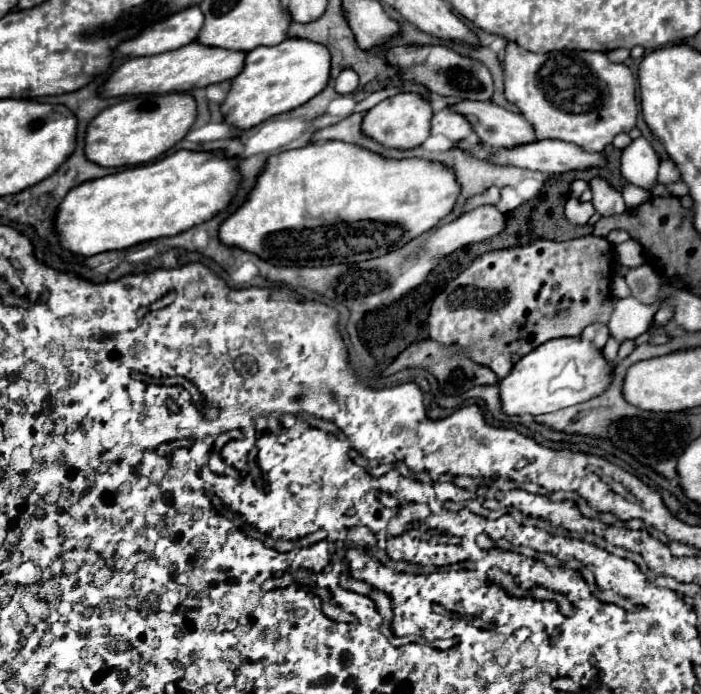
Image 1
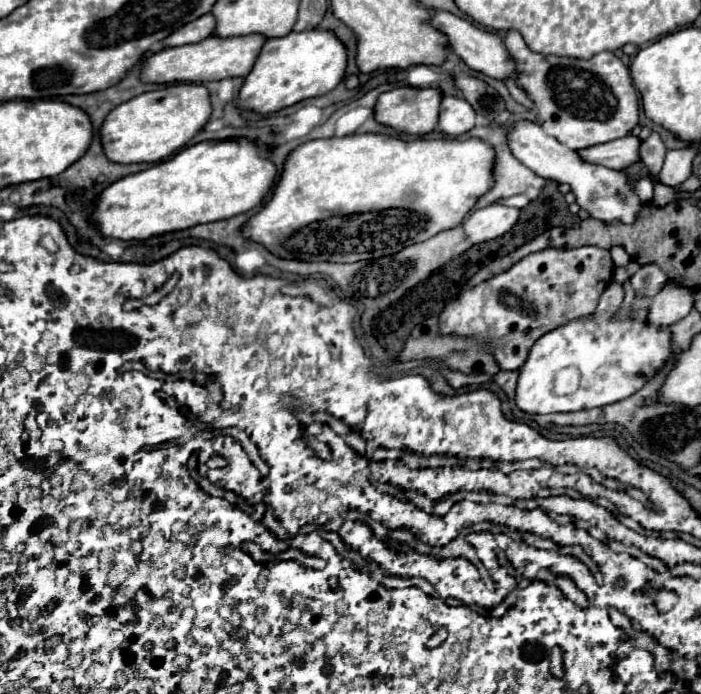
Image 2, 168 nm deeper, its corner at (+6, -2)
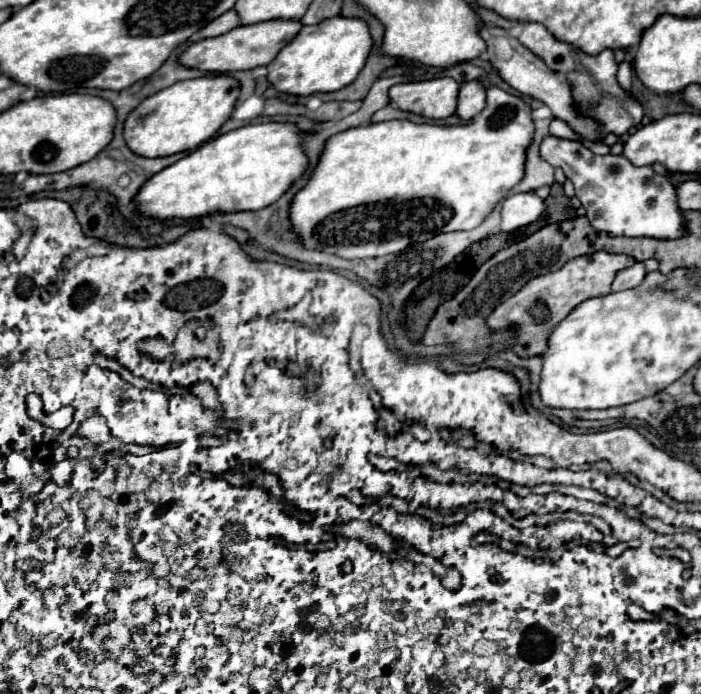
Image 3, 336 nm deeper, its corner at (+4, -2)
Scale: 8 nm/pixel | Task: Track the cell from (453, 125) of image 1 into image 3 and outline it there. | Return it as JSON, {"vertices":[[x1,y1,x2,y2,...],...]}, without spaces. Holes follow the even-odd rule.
{"vertices":[[481,82,461,84,455,114,467,122,473,116,477,116,483,110,483,106,485,106,485,84,481,84]]}

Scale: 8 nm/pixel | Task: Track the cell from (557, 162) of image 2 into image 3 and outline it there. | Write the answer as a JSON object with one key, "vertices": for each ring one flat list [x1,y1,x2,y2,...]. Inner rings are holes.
{"vertices":[[545,136,539,144,541,158,553,168,561,168,575,186,575,196,587,210,591,226,611,236,651,236,651,238,679,238,683,234,681,210,675,202,675,188,671,182,655,174,651,166,633,166,623,156,599,156,579,142]]}

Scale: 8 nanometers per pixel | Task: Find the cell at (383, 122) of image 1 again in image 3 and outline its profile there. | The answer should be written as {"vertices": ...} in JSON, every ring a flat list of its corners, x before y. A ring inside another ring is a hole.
{"vertices":[[453,78,397,84,389,90,389,100,403,112,413,112,431,120,443,120,457,108,459,86,461,84]]}

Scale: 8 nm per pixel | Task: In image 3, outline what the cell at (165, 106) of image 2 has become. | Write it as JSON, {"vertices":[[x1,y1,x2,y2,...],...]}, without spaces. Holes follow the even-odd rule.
{"vertices":[[201,76,177,82,145,98,129,112,123,124,125,144,143,158,161,158,193,150,217,134,223,122,231,116,237,96,239,82,231,76]]}

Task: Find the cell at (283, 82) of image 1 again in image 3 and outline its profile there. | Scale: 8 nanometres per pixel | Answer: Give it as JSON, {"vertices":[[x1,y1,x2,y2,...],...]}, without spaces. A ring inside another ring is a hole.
{"vertices":[[335,16,315,26,303,26,301,32,289,44,285,44,275,60,267,66,267,82,275,86,277,92,293,96,311,96,317,92,341,90,351,84,361,72,371,44,373,42,363,20]]}

